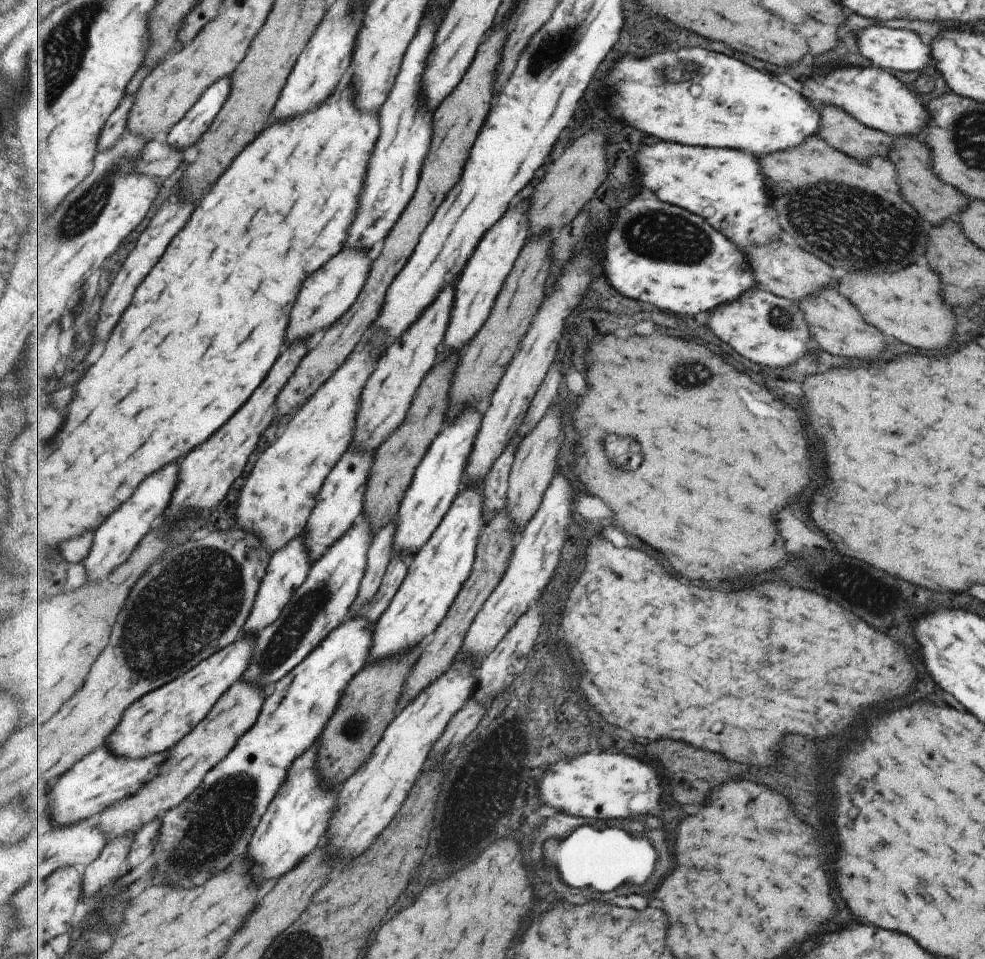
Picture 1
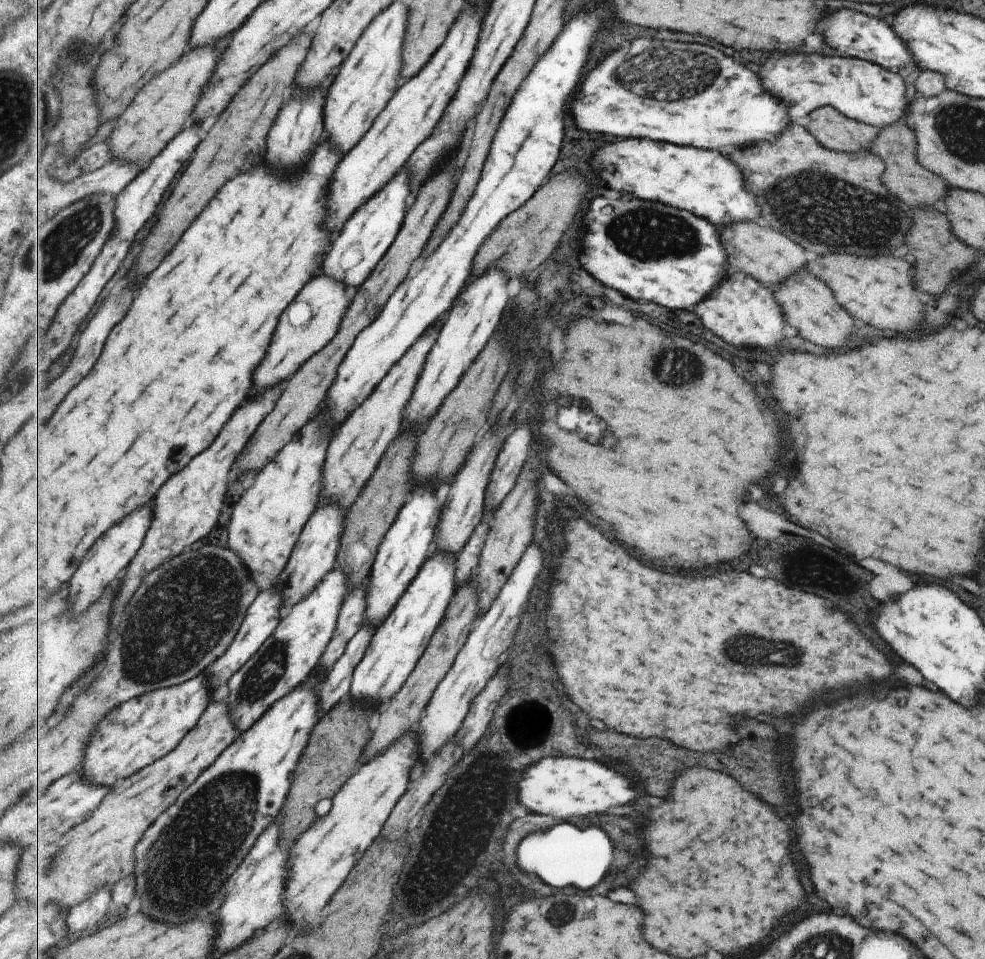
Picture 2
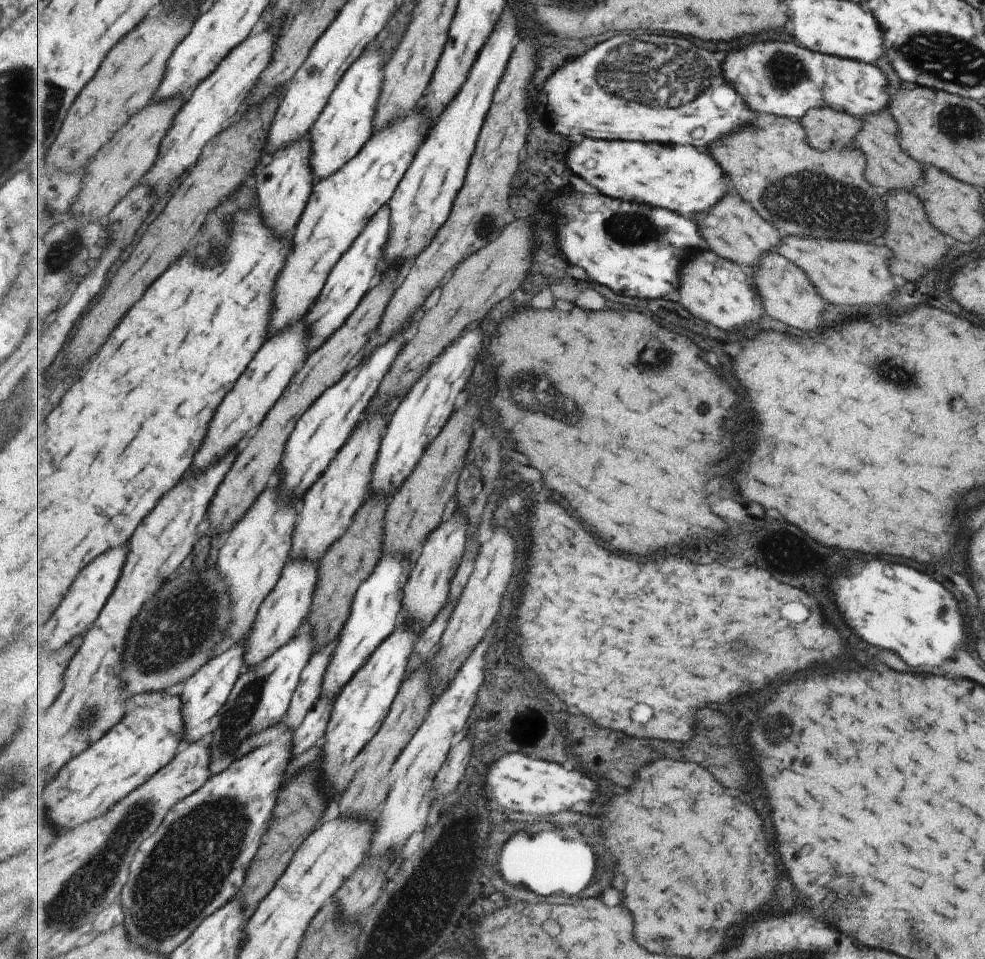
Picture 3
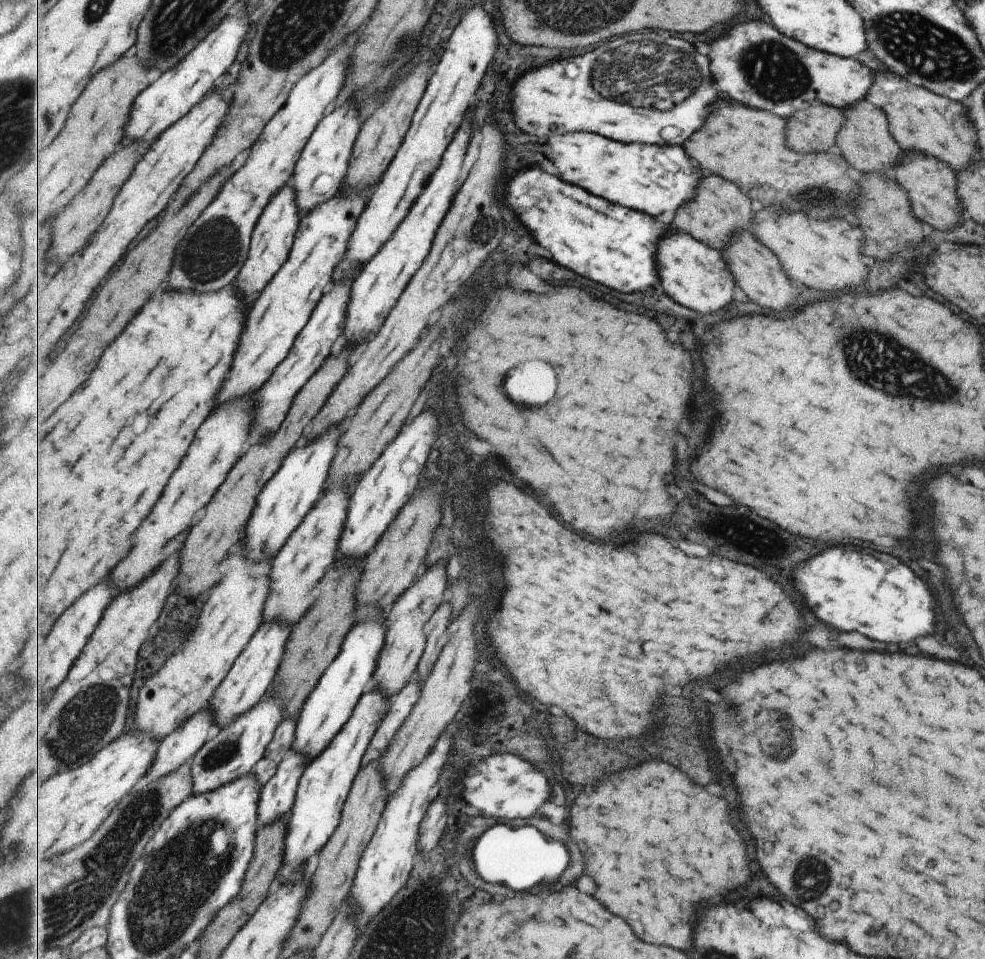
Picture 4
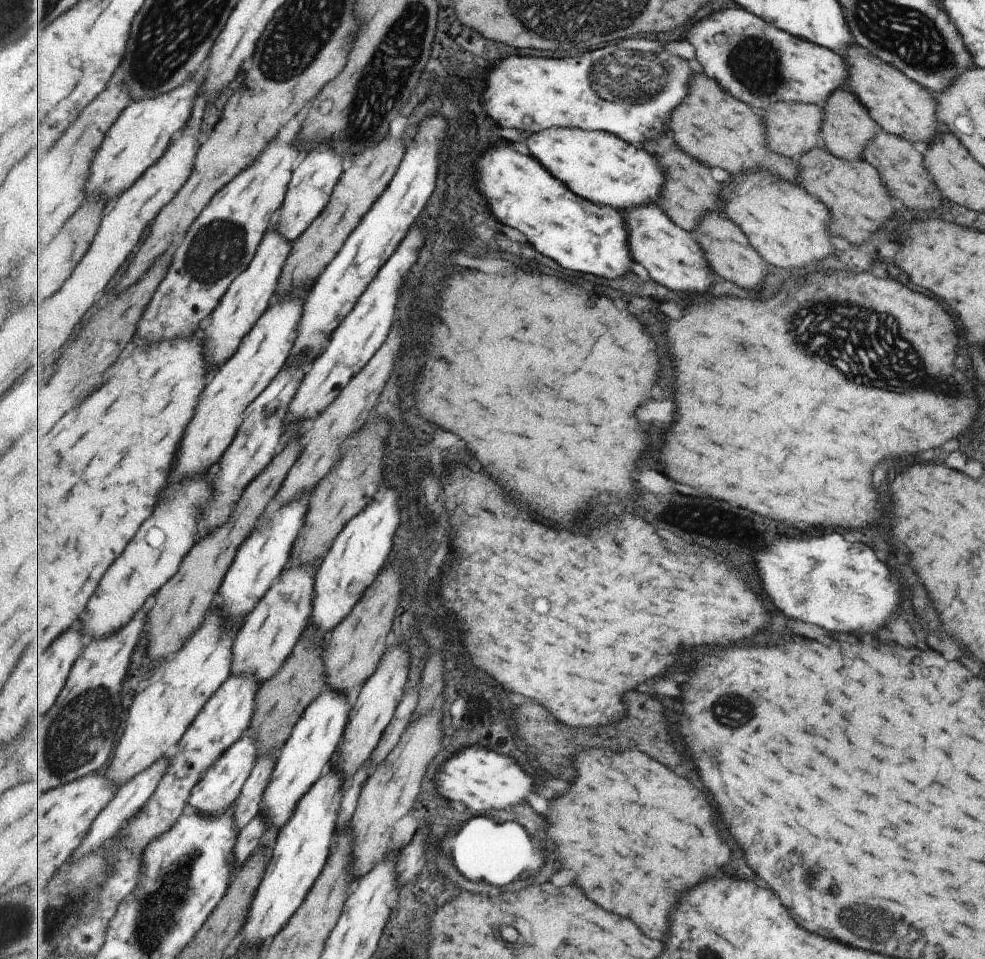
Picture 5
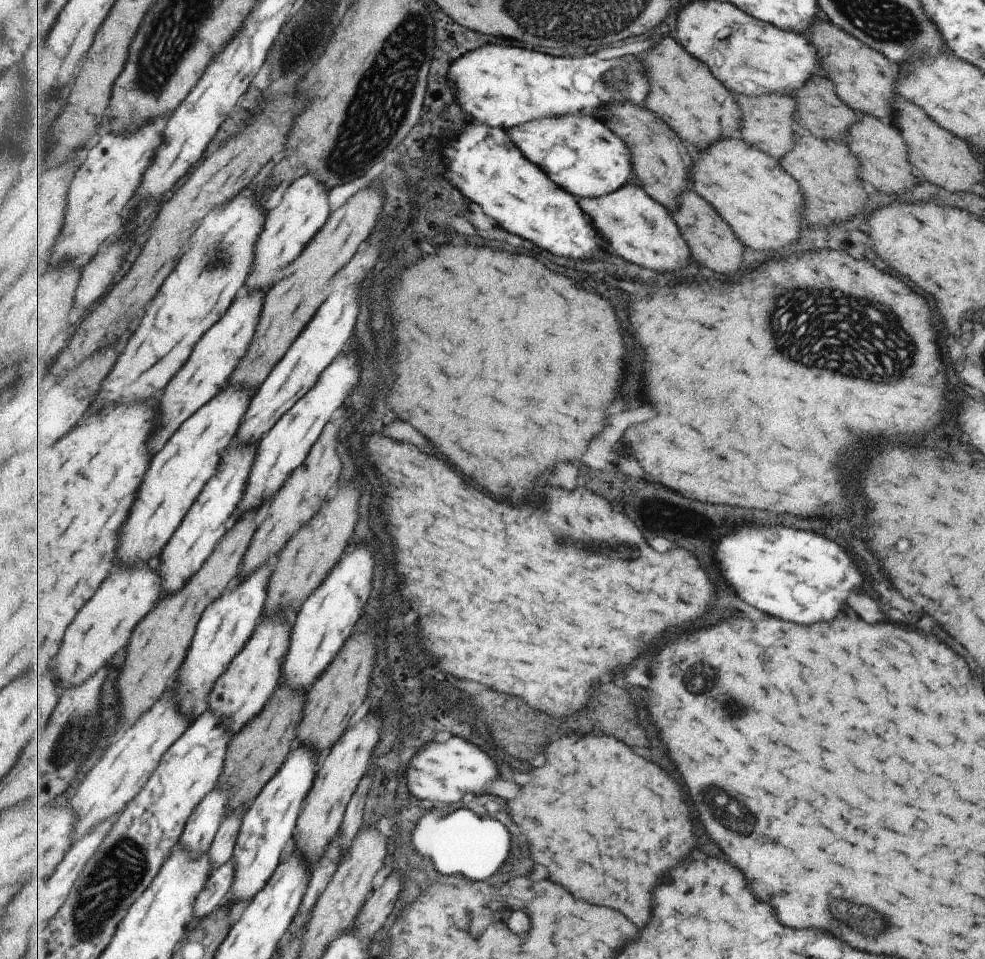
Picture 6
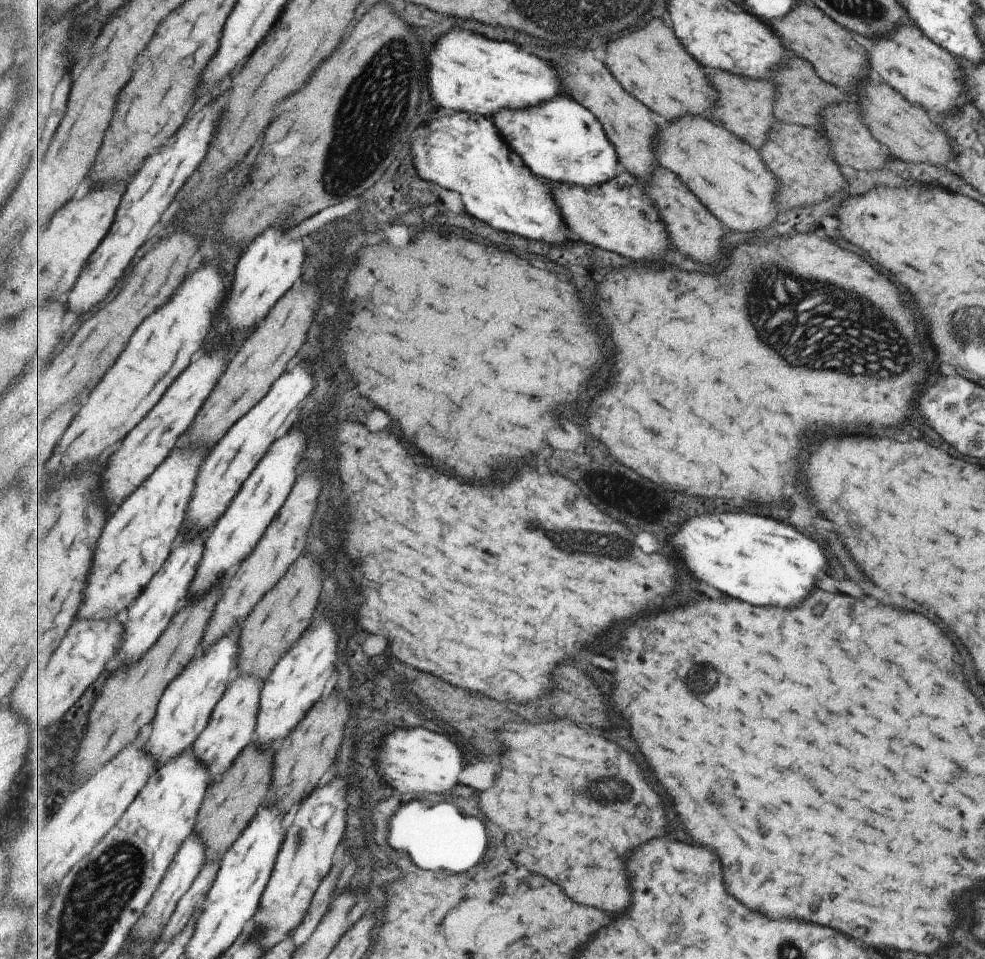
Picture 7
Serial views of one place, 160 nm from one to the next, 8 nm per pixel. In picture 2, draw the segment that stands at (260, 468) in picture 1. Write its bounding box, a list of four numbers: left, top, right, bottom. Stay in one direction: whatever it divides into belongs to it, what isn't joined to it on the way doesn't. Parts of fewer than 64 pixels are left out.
[227,416,333,593]

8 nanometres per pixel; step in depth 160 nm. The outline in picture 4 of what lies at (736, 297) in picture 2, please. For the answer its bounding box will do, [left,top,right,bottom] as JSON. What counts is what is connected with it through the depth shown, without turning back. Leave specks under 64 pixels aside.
[658,230,737,312]

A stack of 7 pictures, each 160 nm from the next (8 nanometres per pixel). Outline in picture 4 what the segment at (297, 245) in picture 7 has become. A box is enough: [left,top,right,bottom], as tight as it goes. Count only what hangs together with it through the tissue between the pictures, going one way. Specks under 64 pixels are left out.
[295,100,362,212]

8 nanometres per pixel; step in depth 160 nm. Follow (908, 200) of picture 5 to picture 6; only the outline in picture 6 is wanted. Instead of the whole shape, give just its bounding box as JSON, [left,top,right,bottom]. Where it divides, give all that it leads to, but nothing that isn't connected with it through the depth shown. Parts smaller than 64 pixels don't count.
[841,114,917,194]

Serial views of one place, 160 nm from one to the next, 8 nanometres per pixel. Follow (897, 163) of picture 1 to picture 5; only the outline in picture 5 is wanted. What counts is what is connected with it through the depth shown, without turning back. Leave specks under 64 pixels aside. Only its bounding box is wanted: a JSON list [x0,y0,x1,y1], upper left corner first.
[818,87,878,161]

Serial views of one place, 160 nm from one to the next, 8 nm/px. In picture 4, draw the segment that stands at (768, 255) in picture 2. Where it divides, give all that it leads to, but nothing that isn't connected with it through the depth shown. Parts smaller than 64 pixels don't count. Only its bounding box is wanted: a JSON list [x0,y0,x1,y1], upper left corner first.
[673,176,757,250]

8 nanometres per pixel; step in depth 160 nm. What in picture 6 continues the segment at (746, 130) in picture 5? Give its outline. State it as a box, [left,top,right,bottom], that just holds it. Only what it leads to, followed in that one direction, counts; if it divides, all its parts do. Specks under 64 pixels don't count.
[638,35,743,148]

